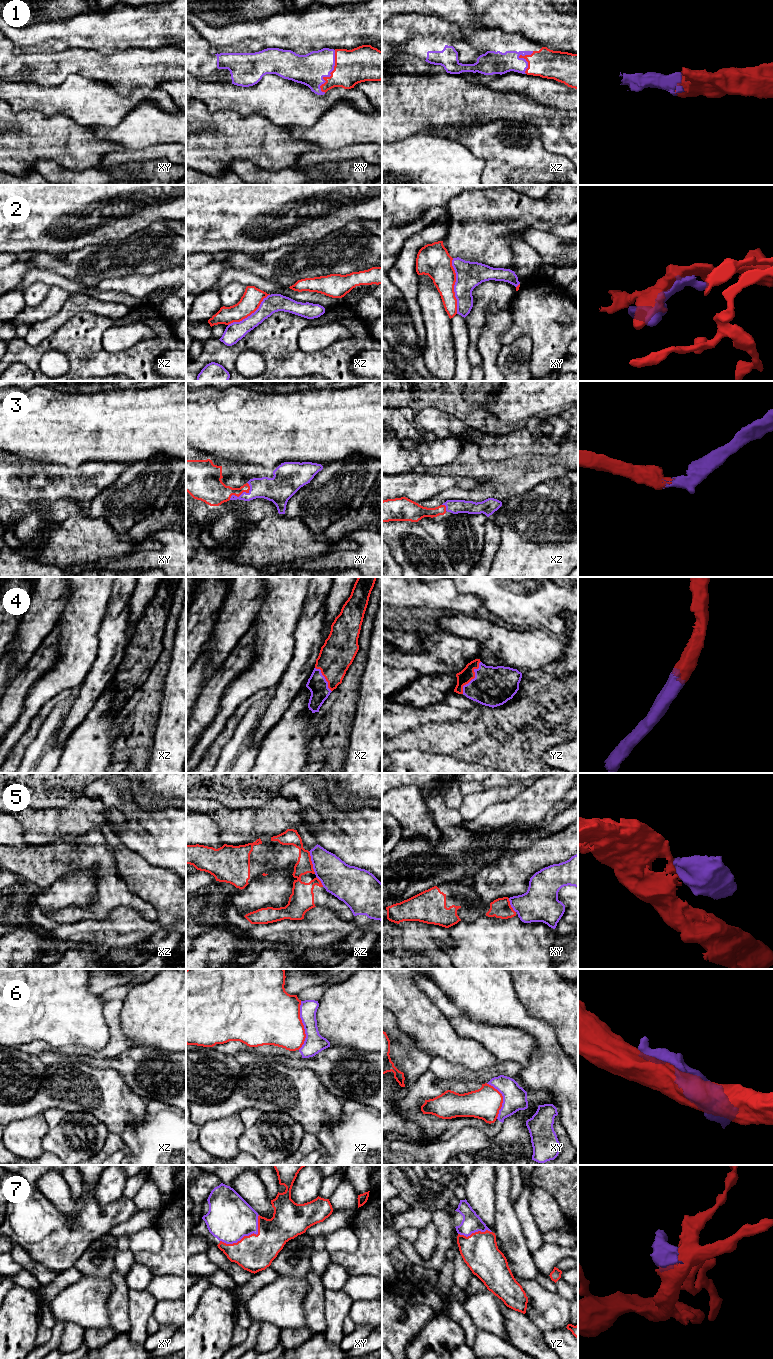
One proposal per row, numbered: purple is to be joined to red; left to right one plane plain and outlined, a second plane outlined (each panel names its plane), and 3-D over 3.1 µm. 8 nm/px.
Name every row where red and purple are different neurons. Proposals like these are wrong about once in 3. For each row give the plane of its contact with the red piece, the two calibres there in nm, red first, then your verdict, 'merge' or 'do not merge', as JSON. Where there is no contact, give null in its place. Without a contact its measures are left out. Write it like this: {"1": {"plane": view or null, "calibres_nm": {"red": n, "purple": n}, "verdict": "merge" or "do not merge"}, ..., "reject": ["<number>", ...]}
{"1": {"plane": "xy", "calibres_nm": {"red": 280, "purple": 240}, "verdict": "merge"}, "2": {"plane": "xy", "calibres_nm": {"red": 260, "purple": 200}, "verdict": "do not merge"}, "3": {"plane": "xy", "calibres_nm": {"red": 220, "purple": 180}, "verdict": "merge"}, "4": {"plane": "yz", "calibres_nm": {"red": 110, "purple": 320}, "verdict": "merge"}, "5": {"plane": "xz", "calibres_nm": {"red": 160, "purple": 260}, "verdict": "do not merge"}, "6": {"plane": "xz", "calibres_nm": {"red": 440, "purple": 160}, "verdict": "do not merge"}, "7": {"plane": "xy", "calibres_nm": {"red": 300, "purple": 360}, "verdict": "merge"}, "reject": ["2", "5", "6"]}

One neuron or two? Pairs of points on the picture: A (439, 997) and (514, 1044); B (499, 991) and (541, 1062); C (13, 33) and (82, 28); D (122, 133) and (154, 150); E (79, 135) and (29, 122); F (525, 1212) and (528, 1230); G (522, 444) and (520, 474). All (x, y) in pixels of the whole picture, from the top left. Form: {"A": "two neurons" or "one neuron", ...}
{"A": "one neuron", "B": "one neuron", "C": "one neuron", "D": "two neurons", "E": "one neuron", "F": "one neuron", "G": "two neurons"}

